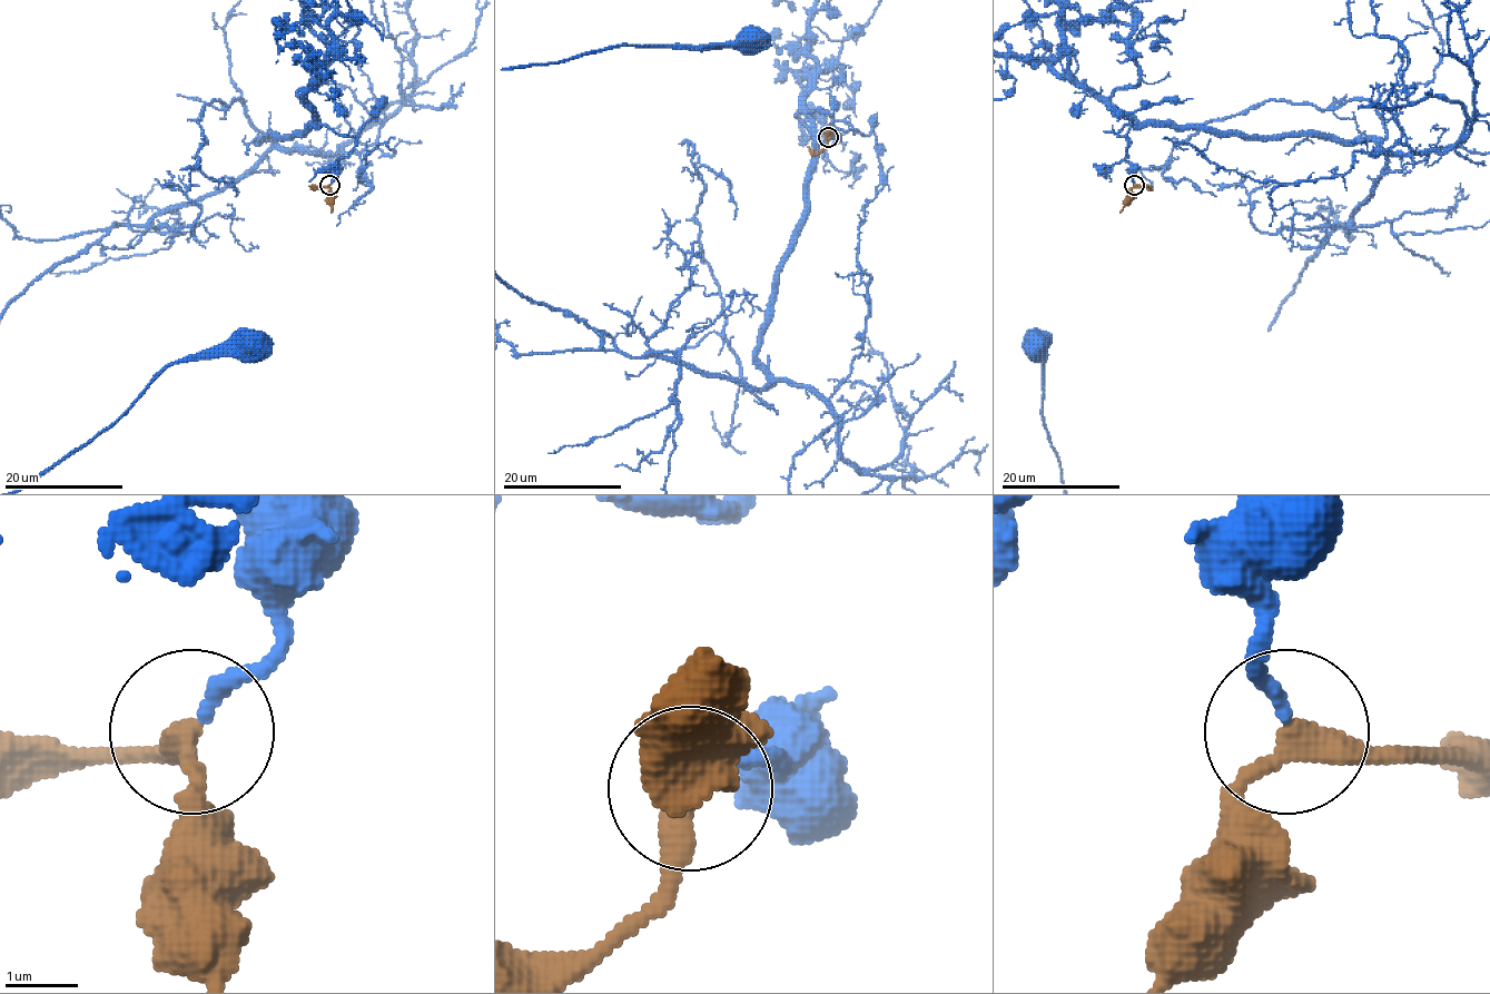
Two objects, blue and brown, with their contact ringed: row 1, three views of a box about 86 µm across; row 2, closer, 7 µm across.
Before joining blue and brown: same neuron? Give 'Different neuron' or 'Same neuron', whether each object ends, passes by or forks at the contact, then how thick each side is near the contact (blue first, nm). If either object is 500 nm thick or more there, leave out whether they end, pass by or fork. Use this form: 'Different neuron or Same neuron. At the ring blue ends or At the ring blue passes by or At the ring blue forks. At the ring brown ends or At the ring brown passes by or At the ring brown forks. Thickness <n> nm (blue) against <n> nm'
Same neuron. At the ring blue ends. At the ring brown passes by. Thickness 200 nm (blue) against 320 nm

